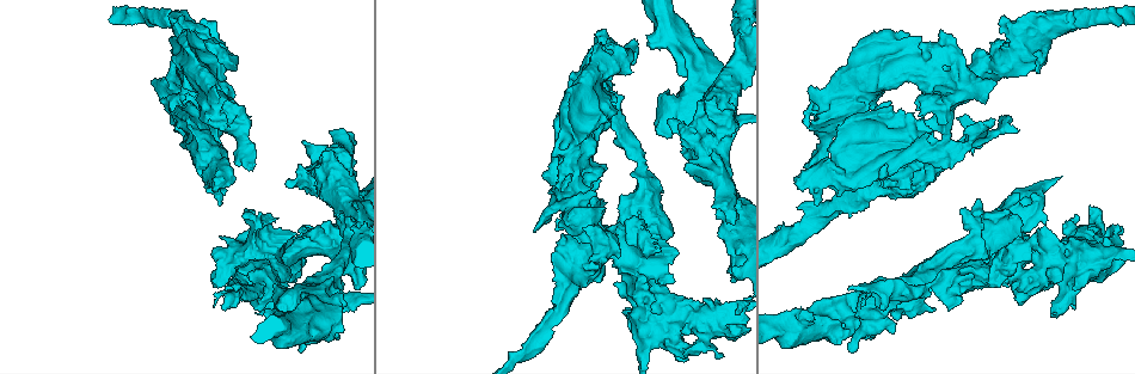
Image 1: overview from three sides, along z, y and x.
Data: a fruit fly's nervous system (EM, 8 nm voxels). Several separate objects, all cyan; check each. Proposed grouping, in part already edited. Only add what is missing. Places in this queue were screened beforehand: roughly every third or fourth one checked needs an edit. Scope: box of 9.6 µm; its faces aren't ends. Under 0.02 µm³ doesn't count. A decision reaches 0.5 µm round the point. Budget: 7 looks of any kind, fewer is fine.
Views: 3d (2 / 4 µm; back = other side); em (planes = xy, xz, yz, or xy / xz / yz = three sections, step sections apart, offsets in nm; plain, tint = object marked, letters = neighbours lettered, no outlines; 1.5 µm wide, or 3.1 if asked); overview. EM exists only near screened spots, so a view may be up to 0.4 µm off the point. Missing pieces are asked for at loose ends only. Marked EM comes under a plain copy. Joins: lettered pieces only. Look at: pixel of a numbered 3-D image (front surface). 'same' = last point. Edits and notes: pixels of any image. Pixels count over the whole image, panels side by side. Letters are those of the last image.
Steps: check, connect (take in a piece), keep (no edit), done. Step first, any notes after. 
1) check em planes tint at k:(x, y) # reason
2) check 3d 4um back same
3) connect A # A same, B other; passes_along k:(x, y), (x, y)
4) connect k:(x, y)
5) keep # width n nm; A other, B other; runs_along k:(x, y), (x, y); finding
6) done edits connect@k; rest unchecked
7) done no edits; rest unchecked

check em planes letters at 1:(992, 119) # an open end

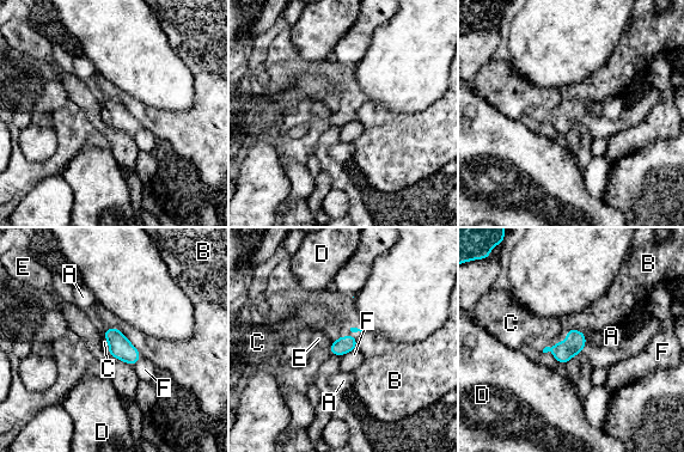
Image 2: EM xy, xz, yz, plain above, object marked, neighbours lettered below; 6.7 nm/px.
keep # A other, B other, C other, D other, E other, F other; border 2:(108, 327), (115, 327), (141, 355); no lettered piece goes on from it

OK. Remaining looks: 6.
check 3d 4um at 1:(1088, 206) # stops while still wide

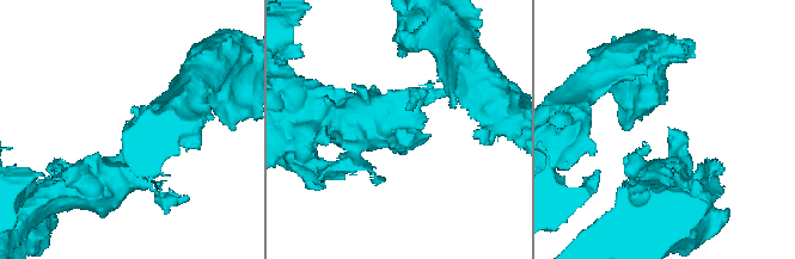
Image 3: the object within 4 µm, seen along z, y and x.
check em planes letters at 3:(399, 129)

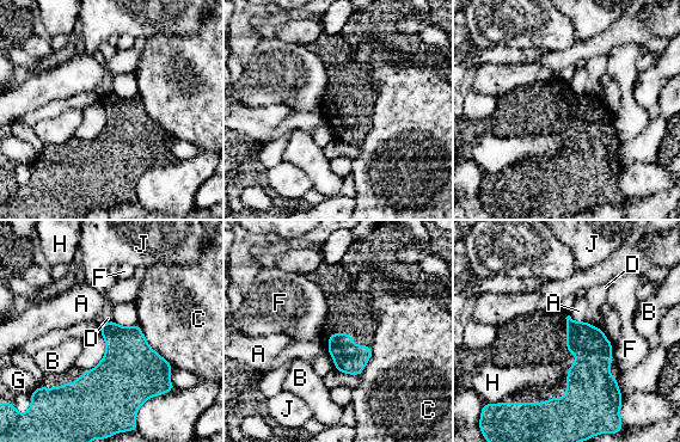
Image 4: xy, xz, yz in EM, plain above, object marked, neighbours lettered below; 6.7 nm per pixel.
keep # A other, B other, C other, D other, F other, G other, H other, J other; border 4:(613, 343), (611, 363); none of them fits

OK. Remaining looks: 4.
check 3d 4um at 1:(713, 120) # branch stops here

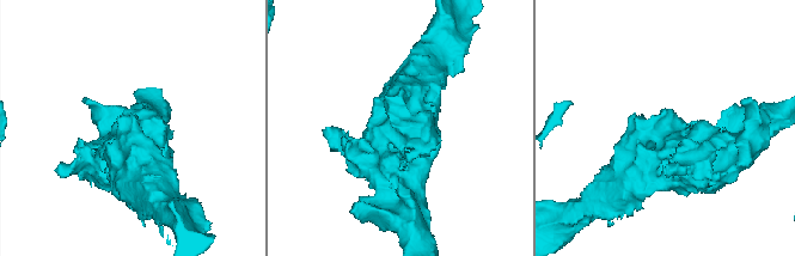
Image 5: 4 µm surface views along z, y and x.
check em planes letters at 5:(667, 110) # now the EM

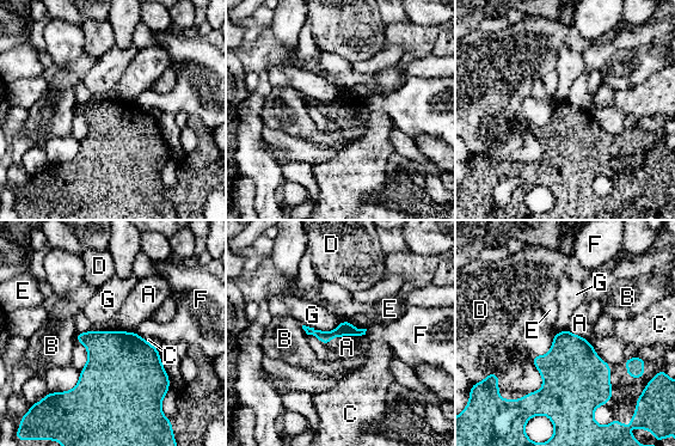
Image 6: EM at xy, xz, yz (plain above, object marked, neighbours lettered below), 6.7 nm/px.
keep # A other, B other, C other, D other, E other, F other, G other; runs_along 6:(308, 330), (320, 335), (362, 331); none of them fits

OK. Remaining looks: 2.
done no edits; rest unchecked

